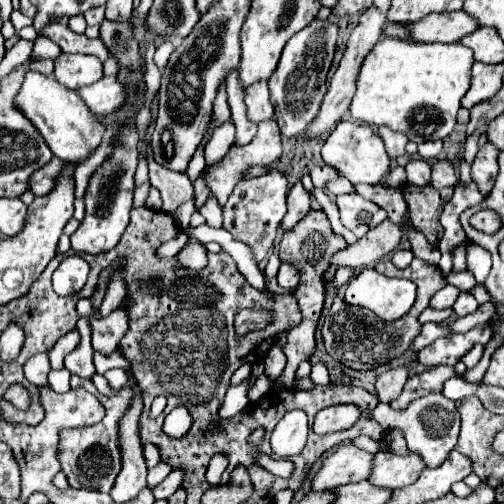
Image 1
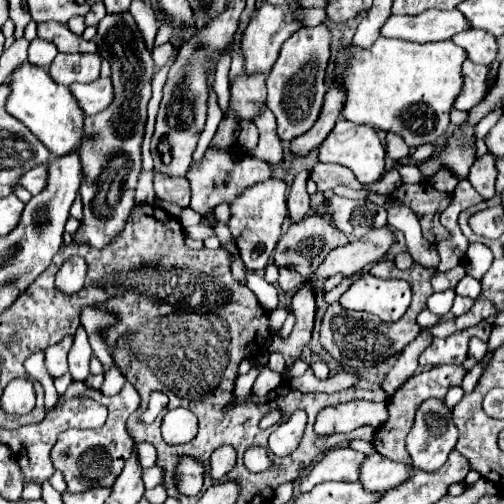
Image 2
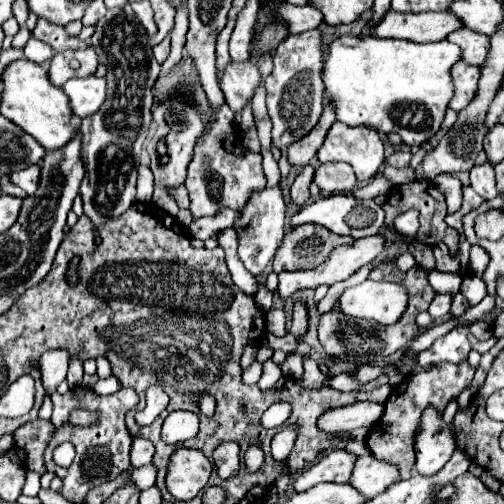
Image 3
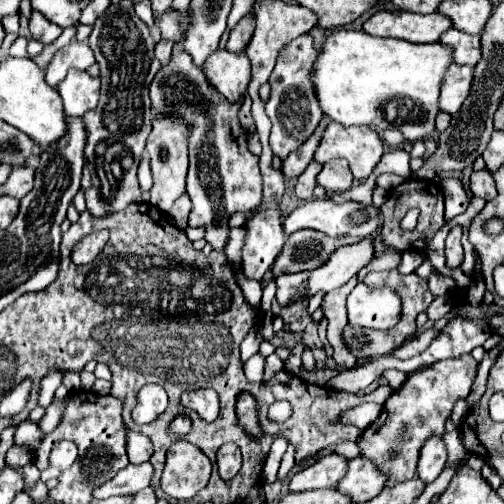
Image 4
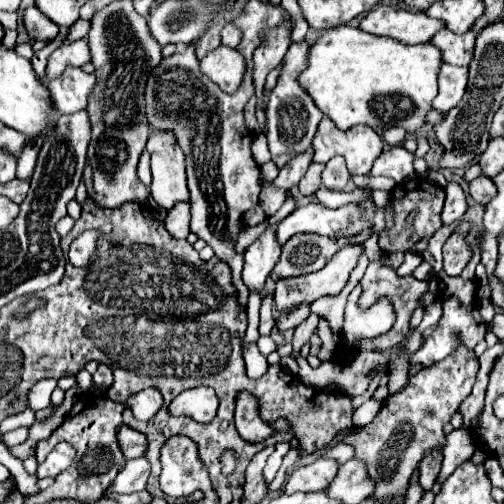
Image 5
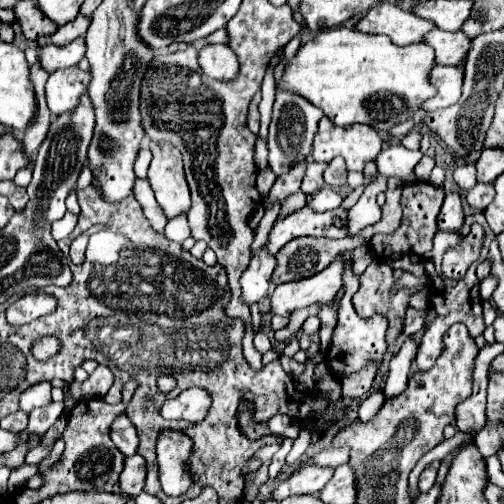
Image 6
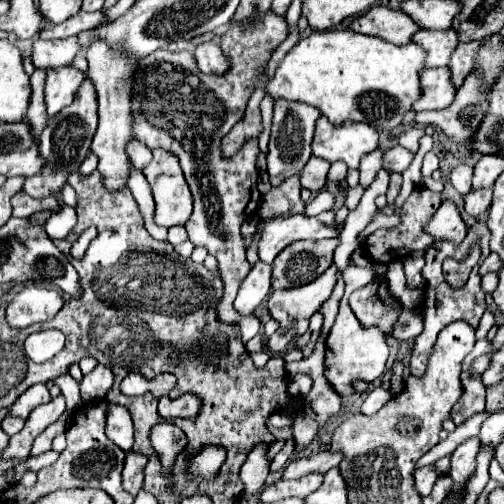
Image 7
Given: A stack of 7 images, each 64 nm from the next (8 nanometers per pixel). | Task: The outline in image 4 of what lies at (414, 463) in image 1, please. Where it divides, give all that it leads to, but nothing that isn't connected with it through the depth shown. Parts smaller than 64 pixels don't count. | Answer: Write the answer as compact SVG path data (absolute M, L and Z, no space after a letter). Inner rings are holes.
M362 456L348 460L348 472L336 484L338 492L344 492L352 498L352 502L366 502L372 500L376 494L382 492L388 476L382 474L374 464Z

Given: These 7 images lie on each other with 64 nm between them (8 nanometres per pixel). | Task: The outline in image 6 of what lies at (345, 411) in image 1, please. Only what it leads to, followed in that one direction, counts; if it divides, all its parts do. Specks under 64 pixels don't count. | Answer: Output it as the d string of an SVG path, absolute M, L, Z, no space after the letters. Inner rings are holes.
M374 390L358 408L358 418L360 420L370 420L384 404L384 392L382 390Z

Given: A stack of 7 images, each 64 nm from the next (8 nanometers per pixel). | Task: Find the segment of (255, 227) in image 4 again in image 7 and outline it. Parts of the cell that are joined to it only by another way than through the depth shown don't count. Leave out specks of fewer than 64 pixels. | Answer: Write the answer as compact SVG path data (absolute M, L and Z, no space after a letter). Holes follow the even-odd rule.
M256 262L250 270L250 274L246 276L244 284L238 290L238 296L234 300L234 308L236 312L240 312L242 316L254 314L256 308L260 306L260 302L268 296L270 292L270 264L264 262Z

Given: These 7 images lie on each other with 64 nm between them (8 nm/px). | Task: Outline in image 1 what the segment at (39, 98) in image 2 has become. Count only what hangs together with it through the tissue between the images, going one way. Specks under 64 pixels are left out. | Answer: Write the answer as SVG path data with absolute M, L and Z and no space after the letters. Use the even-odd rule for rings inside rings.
M28 72L28 76L24 76L14 106L16 110L24 112L28 120L32 120L34 128L46 140L52 154L70 164L78 164L80 160L86 160L96 150L96 146L100 144L106 132L98 116L84 106L76 90L64 88L52 76L44 76L40 72Z

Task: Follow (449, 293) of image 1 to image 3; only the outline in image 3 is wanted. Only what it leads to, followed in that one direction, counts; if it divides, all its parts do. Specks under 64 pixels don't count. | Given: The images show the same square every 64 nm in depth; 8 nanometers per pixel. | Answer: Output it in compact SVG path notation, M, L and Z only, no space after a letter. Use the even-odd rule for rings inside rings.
M436 294L436 298L432 300L428 312L430 312L432 318L446 318L450 314L450 304L452 304L450 294Z

